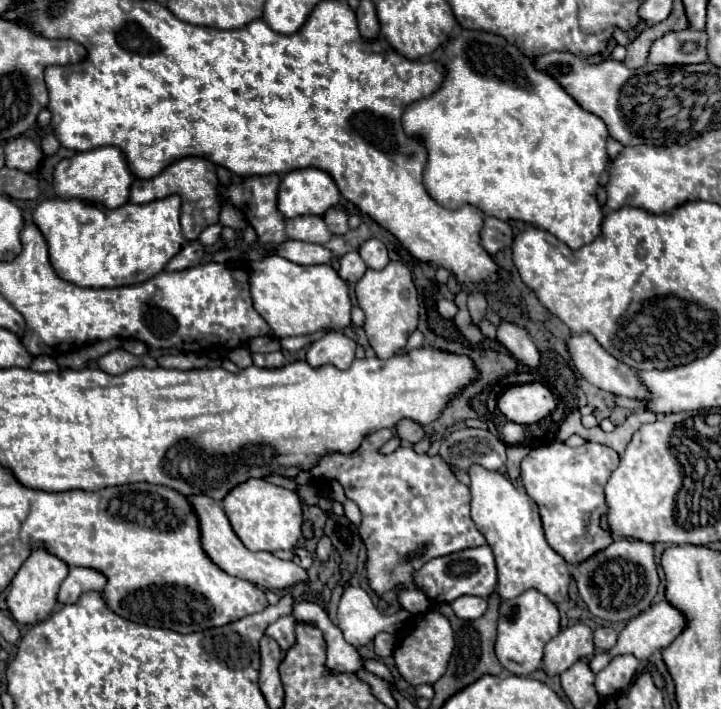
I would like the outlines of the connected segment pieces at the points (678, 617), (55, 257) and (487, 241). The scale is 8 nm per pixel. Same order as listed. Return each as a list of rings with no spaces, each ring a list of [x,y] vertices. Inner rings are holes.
[[[668,600],[652,604],[648,610],[644,610],[640,616],[632,618],[626,624],[626,628],[618,634],[616,646],[610,652],[600,652],[590,660],[590,668],[592,668],[594,674],[598,674],[612,660],[612,656],[618,656],[618,654],[634,654],[638,660],[644,660],[644,658],[652,656],[656,650],[664,650],[674,638],[680,636],[680,632],[686,626],[688,626],[688,618],[678,608],[674,608]]]
[[[166,196],[148,204],[124,204],[116,210],[108,210],[100,204],[84,200],[44,200],[32,212],[32,222],[44,234],[50,248],[50,262],[56,274],[76,286],[88,288],[116,288],[128,284],[140,284],[154,278],[164,270],[166,262],[180,252],[184,236],[180,230],[180,196]]]
[[[484,218],[484,226],[482,226],[482,248],[488,254],[496,254],[498,250],[506,248],[512,244],[512,230],[506,222],[498,220],[498,218]]]

